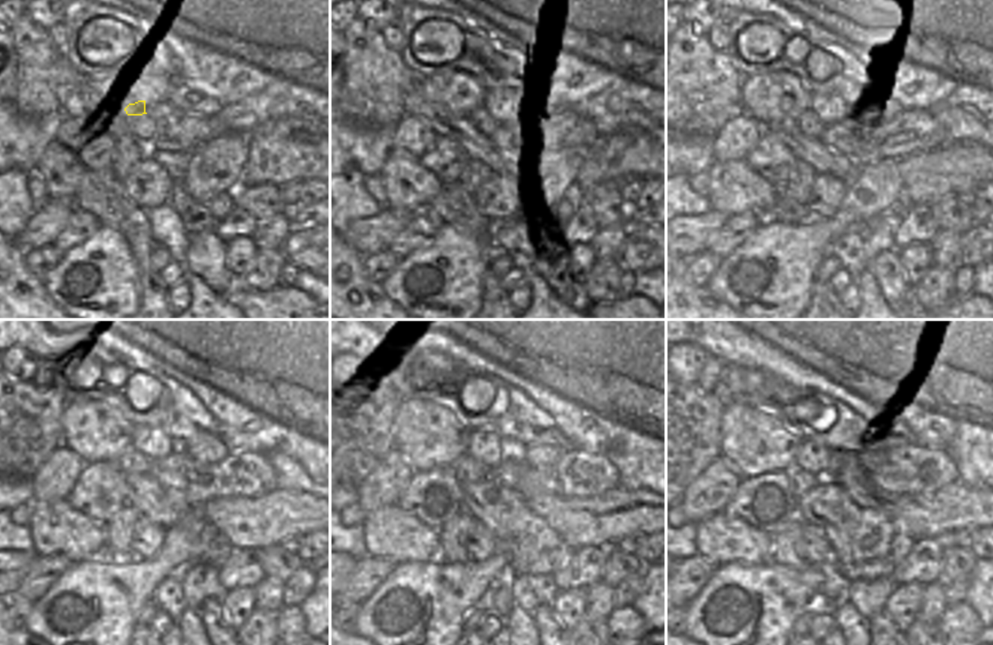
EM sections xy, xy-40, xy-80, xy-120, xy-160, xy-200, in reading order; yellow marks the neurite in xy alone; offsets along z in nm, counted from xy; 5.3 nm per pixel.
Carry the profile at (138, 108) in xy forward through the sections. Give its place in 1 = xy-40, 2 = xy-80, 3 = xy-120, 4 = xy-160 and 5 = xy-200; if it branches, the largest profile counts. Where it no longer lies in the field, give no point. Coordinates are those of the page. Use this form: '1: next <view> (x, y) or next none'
1: next xy-40 (485, 123)
2: next xy-80 (807, 123)
3: next xy-120 (132, 461)
4: next xy-160 (468, 470)
5: next xy-200 (800, 480)

